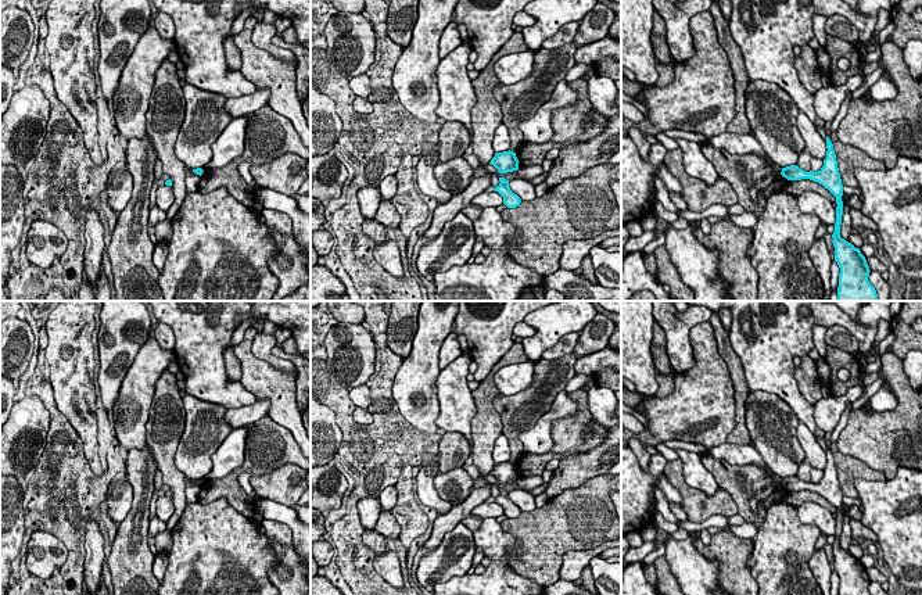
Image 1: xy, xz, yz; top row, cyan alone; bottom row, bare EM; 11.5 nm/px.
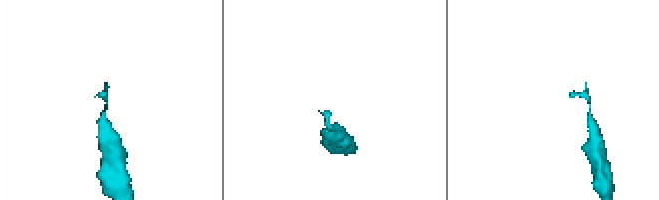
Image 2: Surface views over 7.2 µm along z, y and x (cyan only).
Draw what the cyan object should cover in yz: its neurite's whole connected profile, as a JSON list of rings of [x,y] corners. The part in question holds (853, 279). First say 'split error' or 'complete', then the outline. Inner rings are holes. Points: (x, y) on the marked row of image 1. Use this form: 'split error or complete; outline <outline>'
complete; outline [[[826,136],[826,158],[818,171],[806,172],[797,165],[782,168],[781,175],[788,180],[810,179],[818,182],[836,197],[836,222],[832,234],[835,247],[835,261],[840,268],[837,301],[878,301],[875,287],[869,283],[869,266],[860,248],[840,237],[843,215],[843,184],[837,168],[836,154],[830,139]]]

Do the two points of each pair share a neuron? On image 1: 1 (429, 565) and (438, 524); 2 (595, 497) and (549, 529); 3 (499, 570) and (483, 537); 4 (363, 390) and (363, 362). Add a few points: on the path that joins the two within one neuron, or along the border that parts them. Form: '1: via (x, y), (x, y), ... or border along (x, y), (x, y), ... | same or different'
1: border along (456, 526), (431, 551) | different
2: via (584, 508), (570, 522), (560, 524) | same
3: via (499, 562), (499, 554), (491, 545) | same
4: border along (365, 383), (352, 389) | different

